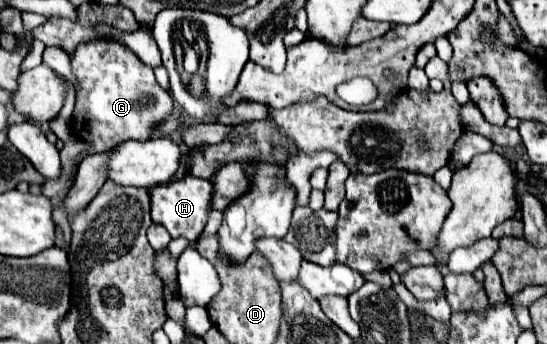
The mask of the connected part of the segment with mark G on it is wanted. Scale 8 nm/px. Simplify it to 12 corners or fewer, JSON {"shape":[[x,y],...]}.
{"shape":[[112,39],[70,55],[74,161],[152,139],[174,111],[152,67]]}

